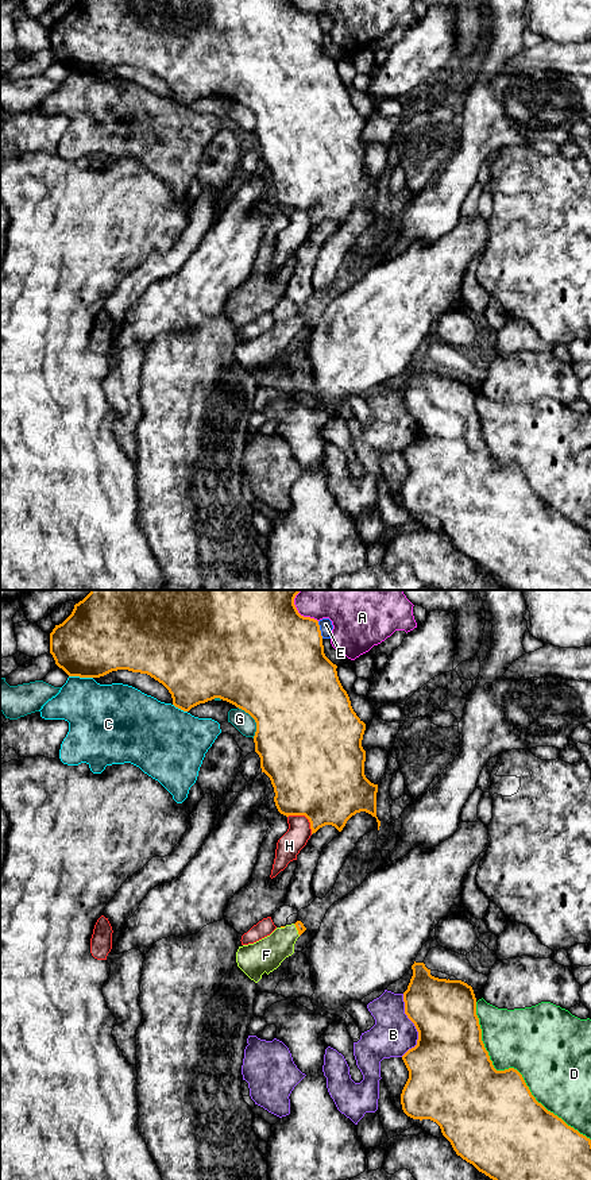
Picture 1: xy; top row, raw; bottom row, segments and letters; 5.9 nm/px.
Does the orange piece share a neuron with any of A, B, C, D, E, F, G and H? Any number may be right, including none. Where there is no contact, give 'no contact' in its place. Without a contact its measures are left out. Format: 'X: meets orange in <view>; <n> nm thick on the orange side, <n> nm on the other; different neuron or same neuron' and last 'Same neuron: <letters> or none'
A: meets orange in xy; 500 nm thick on the orange side, 190 nm on the other; different neuron
B: meets orange in xy; 400 nm thick on the orange side, 260 nm on the other; different neuron
C: meets orange in xy; 420 nm thick on the orange side, 360 nm on the other; different neuron
D: meets orange in xy; 440 nm thick on the orange side, 460 nm on the other; different neuron
E: meets orange in xy; 480 nm thick on the orange side, 80 nm on the other; different neuron
F: meets orange in xy; 50 nm thick on the orange side, 200 nm on the other; same neuron
G: meets orange in xy; 500 nm thick on the orange side, 110 nm on the other; different neuron
H: meets orange in xy; 500 nm thick on the orange side, 140 nm on the other; different neuron
Same neuron: F

